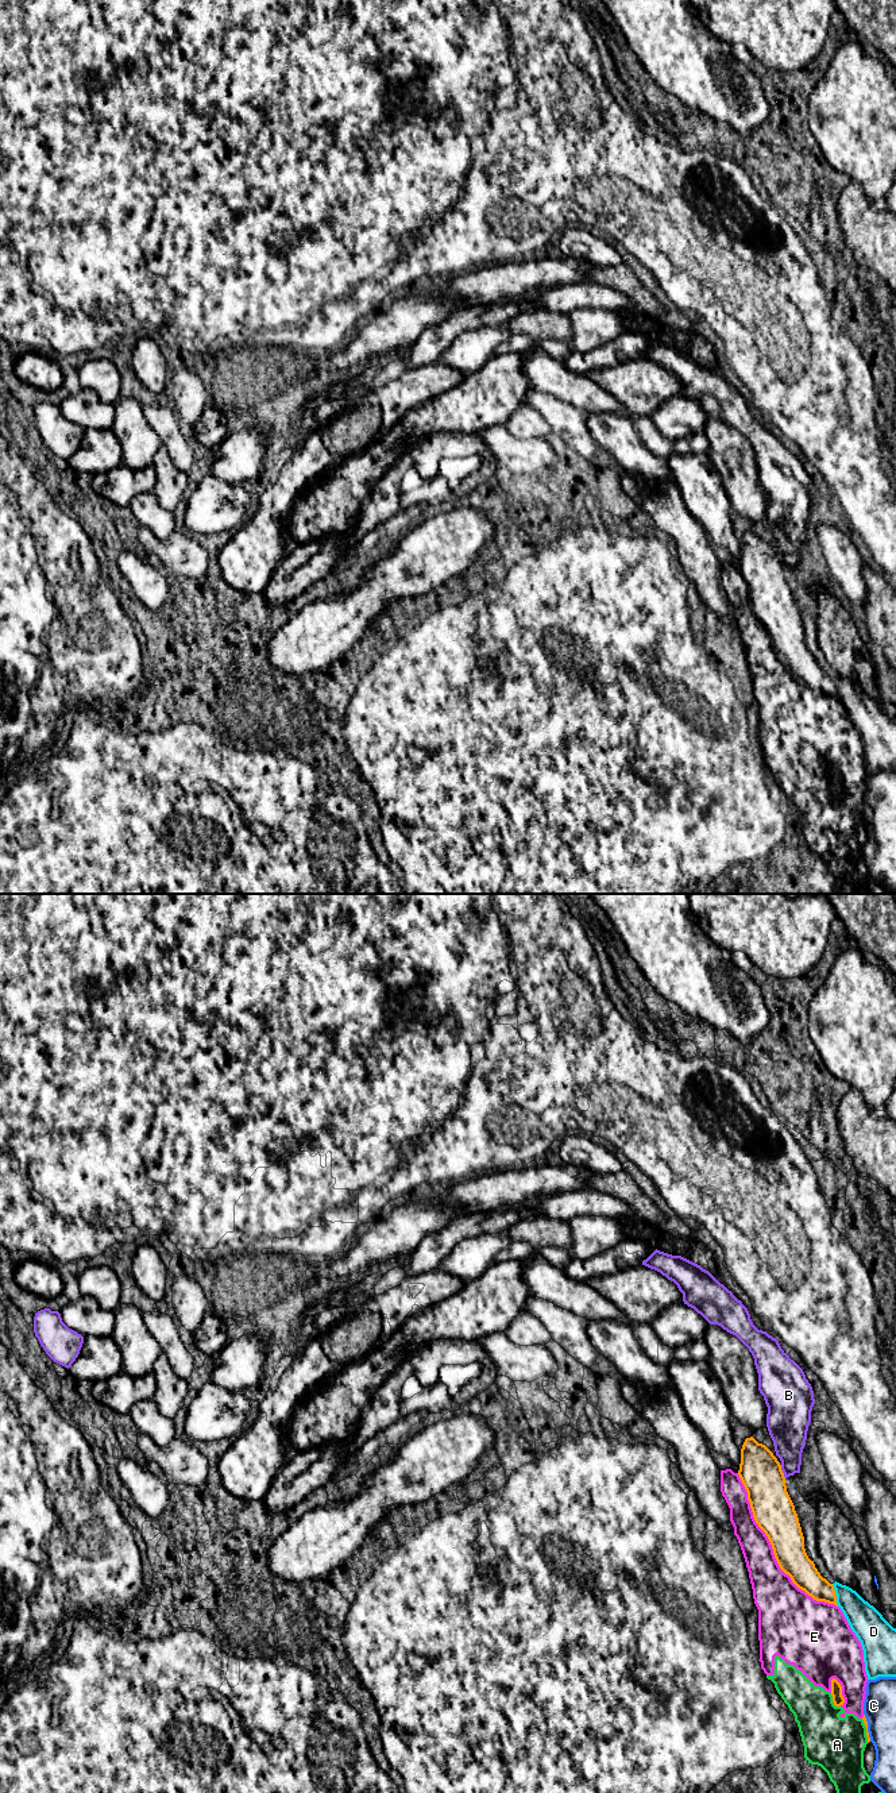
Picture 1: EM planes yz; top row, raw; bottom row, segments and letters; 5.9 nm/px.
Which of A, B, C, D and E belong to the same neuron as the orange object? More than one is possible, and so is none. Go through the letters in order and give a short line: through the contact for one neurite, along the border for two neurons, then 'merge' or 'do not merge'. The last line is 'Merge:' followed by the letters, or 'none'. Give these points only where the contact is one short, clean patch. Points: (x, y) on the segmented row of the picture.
A: do not merge
B: do not merge
C: do not merge
D: do not merge
E: do not merge
Merge: none

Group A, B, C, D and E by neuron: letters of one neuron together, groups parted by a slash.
A E / B / C / D

